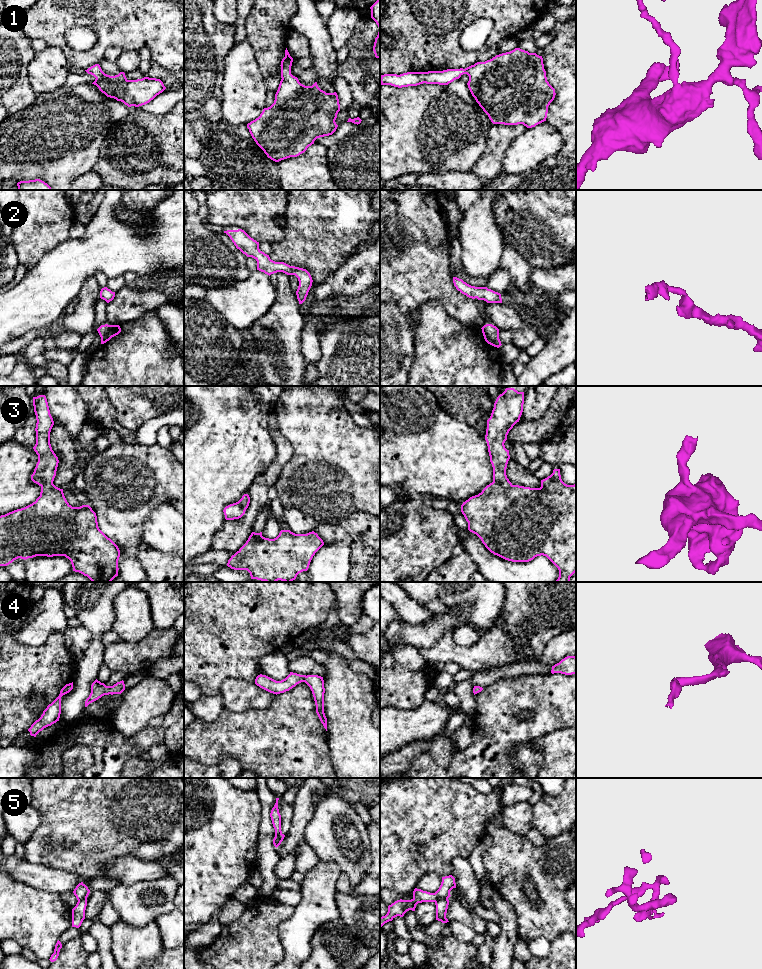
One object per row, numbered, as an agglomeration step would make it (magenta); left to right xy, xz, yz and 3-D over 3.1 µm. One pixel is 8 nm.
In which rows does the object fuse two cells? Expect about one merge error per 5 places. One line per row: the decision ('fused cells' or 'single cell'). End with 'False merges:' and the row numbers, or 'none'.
1: single cell
2: single cell
3: single cell
4: single cell
5: fused cells
False merges: 5

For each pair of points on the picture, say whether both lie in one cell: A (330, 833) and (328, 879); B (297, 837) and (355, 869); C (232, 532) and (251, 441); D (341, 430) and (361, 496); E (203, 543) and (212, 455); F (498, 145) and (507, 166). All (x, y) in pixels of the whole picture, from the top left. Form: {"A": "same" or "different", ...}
{"A": "different", "B": "different", "C": "different", "D": "same", "E": "same", "F": "different"}

